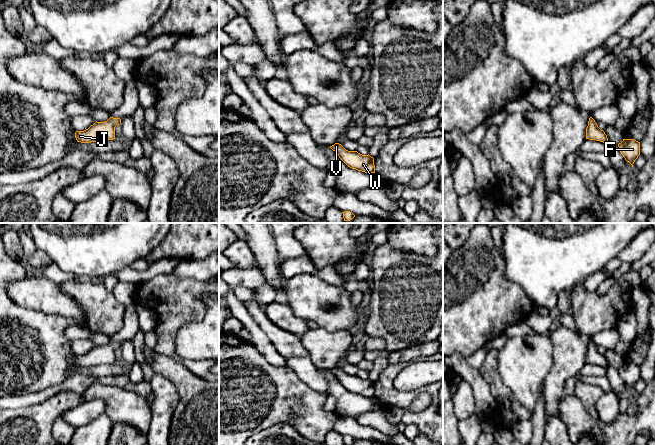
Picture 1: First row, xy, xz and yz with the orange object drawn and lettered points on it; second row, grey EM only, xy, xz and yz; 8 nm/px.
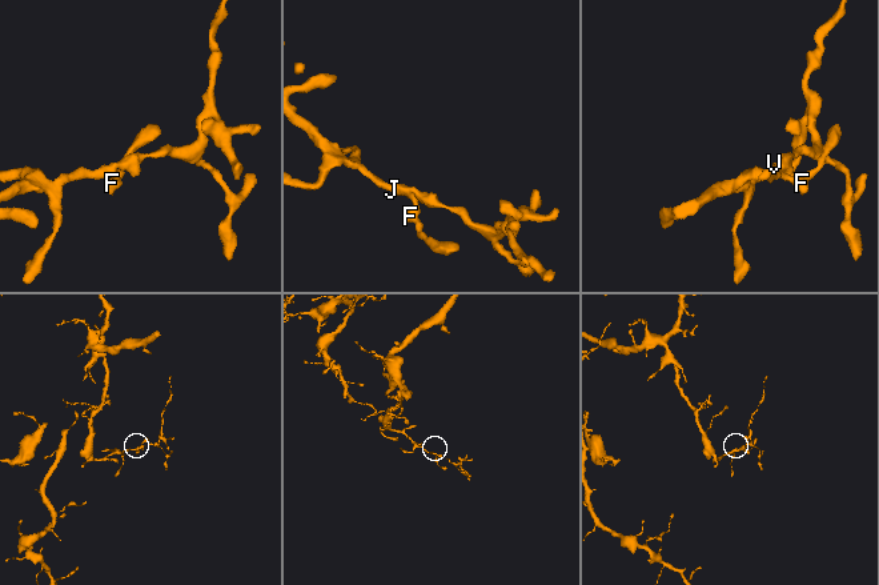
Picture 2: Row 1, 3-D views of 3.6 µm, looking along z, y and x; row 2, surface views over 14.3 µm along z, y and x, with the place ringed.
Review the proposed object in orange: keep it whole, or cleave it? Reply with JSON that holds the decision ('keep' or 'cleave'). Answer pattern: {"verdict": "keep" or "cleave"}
{"verdict": "keep"}

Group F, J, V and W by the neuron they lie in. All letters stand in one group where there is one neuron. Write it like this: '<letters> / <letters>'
F J V W

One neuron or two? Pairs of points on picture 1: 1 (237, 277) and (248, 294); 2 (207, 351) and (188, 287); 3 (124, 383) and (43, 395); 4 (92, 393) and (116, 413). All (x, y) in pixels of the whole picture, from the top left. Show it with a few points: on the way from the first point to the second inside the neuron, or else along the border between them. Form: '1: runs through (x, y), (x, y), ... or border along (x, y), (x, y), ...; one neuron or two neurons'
1: border along (231, 288), (245, 286), (253, 289); two neurons
2: border along (204, 291), (199, 295), (204, 304), (200, 308); two neurons
3: runs through (104, 380), (88, 380), (63, 387); one neuron
4: runs through (99, 393), (102, 393), (115, 406); one neuron

